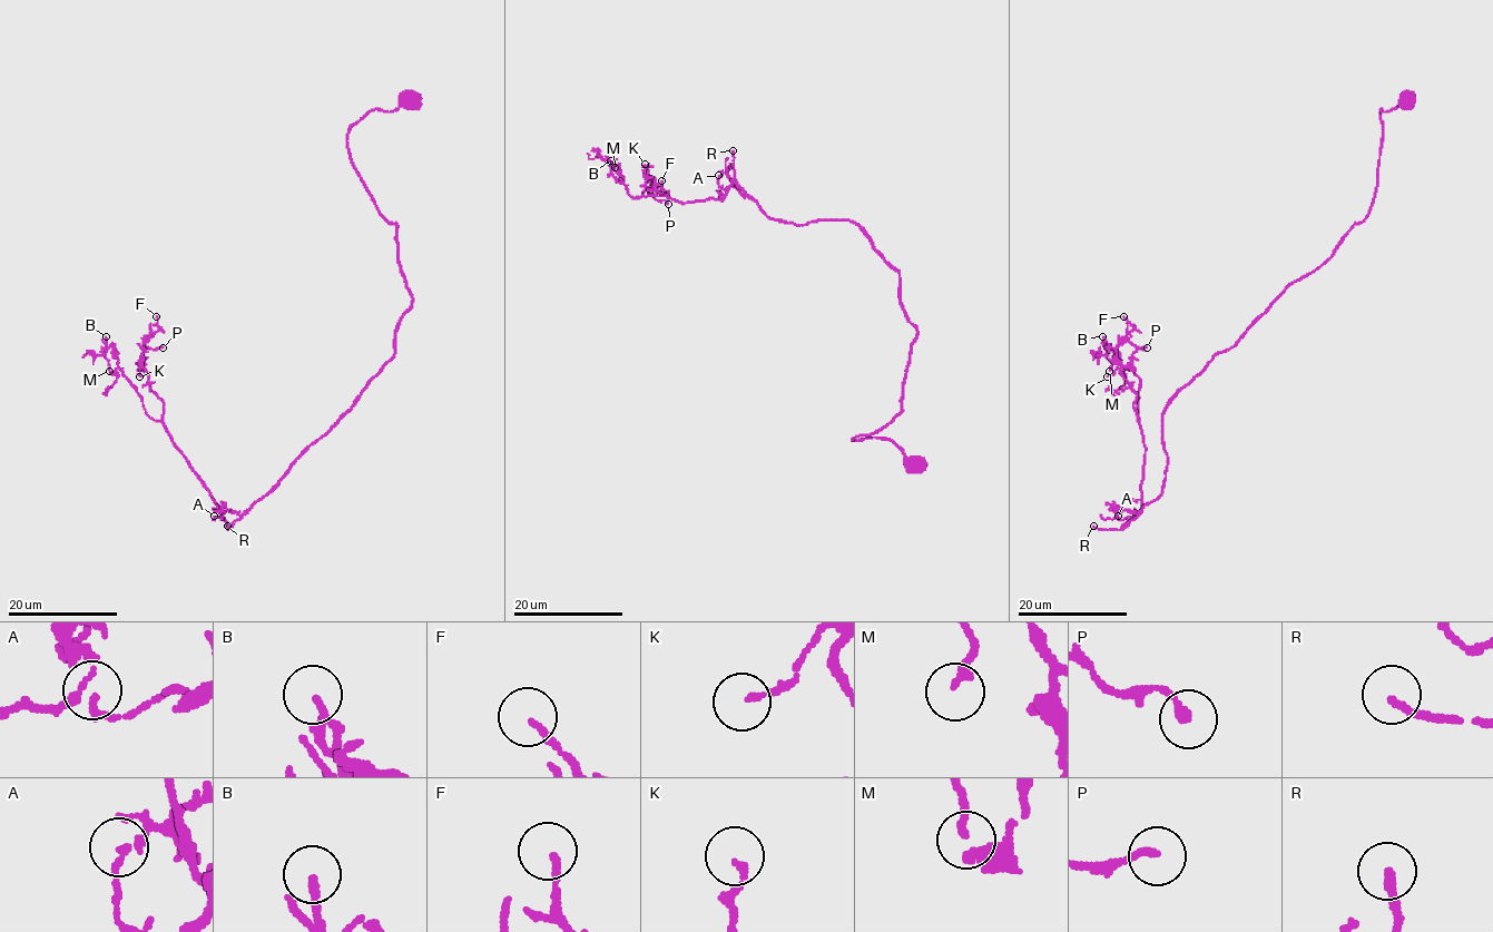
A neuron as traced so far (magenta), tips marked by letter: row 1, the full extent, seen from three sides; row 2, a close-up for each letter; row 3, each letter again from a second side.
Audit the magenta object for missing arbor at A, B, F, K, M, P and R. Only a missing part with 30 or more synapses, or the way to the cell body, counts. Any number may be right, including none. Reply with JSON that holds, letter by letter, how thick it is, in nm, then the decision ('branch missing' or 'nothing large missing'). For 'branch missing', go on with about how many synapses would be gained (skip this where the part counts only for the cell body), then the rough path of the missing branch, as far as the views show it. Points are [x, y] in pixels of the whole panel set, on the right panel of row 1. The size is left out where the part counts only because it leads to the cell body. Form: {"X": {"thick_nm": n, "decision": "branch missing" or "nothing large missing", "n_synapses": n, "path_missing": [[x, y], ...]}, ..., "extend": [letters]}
{"A": {"thick_nm": 110, "decision": "nothing large missing"}, "B": {"thick_nm": 180, "decision": "nothing large missing"}, "F": {"thick_nm": 170, "decision": "nothing large missing"}, "K": {"thick_nm": 150, "decision": "nothing large missing"}, "M": {"thick_nm": 190, "decision": "nothing large missing"}, "P": {"thick_nm": 200, "decision": "nothing large missing"}, "R": {"thick_nm": 200, "decision": "branch missing", "n_synapses": 70}, "extend": ["R"]}

